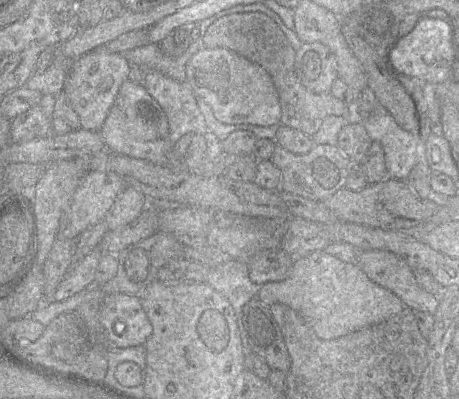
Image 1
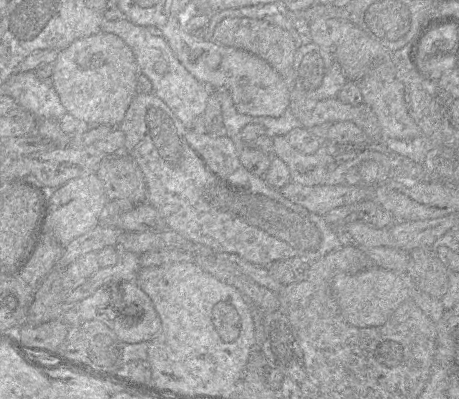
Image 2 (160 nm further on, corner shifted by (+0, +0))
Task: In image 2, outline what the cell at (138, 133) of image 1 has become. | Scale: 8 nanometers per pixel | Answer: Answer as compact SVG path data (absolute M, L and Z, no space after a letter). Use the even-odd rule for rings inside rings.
M137 93L118 128L125 134L123 152L137 162L144 174L146 202L165 219L169 229L183 237L215 252L236 254L260 267L292 257L312 263L343 246L334 228L323 216L290 201L278 189L270 186L264 177L249 172L239 160L238 141L226 135L197 134L186 128L154 93Z

